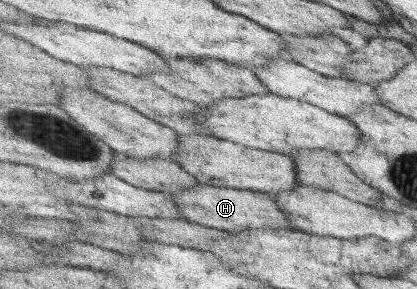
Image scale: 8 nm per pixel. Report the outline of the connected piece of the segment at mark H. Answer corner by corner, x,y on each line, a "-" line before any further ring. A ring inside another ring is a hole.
199,184
192,189
185,189
184,193
180,193
178,197
175,197
174,193
174,198
178,199
182,213
188,219
192,219
194,223
206,225
206,227
242,229
242,231
247,229
251,232
262,229
267,231
293,229
287,213
281,210
274,195
266,192
-
192,201
194,201
194,209
192,209

